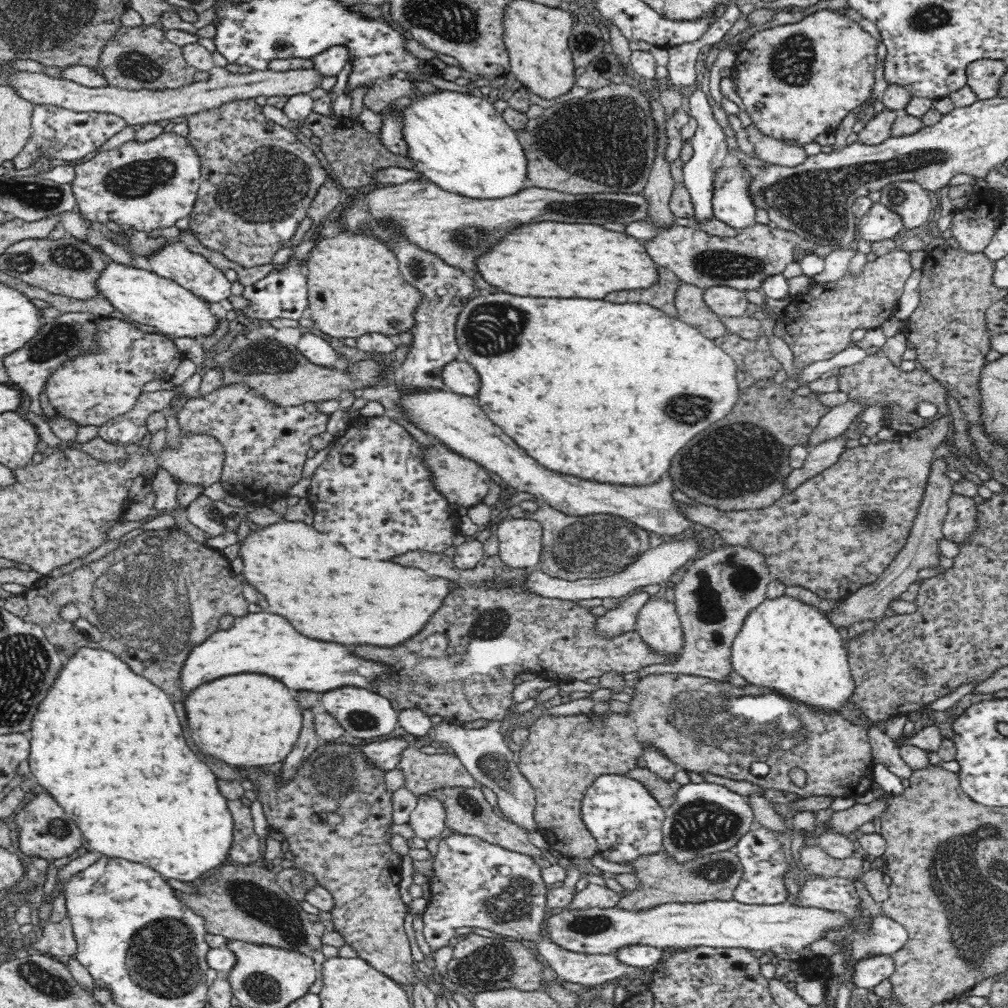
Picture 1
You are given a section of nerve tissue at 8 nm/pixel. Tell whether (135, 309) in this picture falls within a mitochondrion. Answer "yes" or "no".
no

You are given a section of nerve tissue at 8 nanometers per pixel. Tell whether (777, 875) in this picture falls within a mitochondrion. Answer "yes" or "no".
no

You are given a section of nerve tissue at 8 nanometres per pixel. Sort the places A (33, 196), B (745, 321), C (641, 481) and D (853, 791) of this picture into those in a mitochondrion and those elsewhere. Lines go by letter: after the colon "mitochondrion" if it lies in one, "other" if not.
A: mitochondrion
B: other
C: other
D: other

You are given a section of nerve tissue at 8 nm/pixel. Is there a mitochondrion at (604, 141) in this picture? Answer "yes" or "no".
yes

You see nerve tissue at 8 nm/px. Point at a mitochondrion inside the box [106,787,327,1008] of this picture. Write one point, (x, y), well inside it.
(162, 954)

